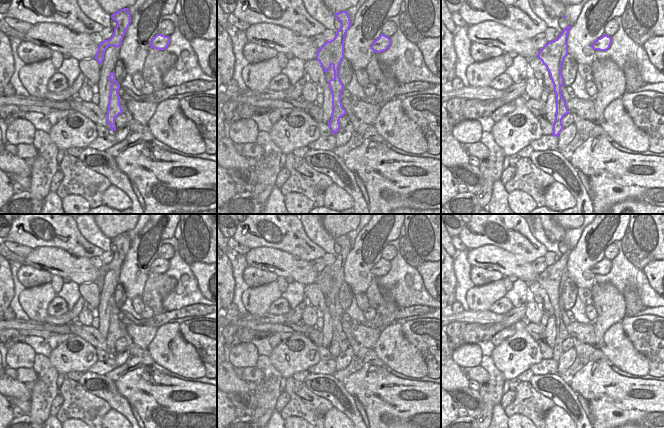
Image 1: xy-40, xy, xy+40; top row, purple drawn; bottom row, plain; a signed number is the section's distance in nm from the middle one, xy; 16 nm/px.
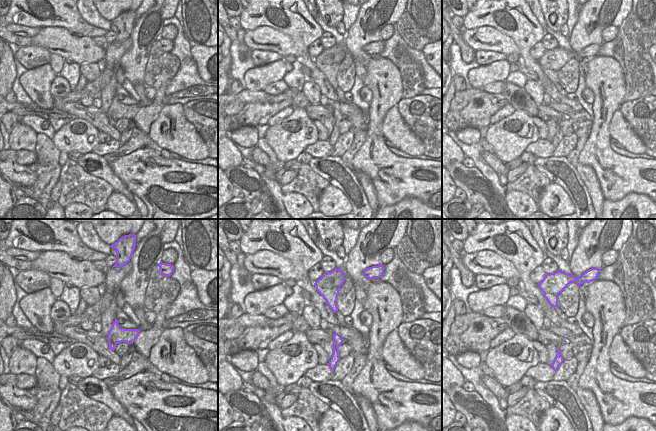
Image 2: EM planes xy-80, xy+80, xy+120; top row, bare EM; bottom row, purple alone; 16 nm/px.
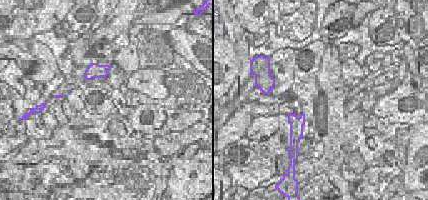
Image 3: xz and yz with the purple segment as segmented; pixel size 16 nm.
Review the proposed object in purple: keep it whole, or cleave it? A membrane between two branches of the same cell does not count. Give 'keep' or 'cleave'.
cleave

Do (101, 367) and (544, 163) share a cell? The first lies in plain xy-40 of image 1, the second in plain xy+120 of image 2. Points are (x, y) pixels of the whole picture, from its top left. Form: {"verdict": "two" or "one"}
{"verdict": "two"}

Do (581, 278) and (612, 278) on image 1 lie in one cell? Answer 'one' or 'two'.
two

